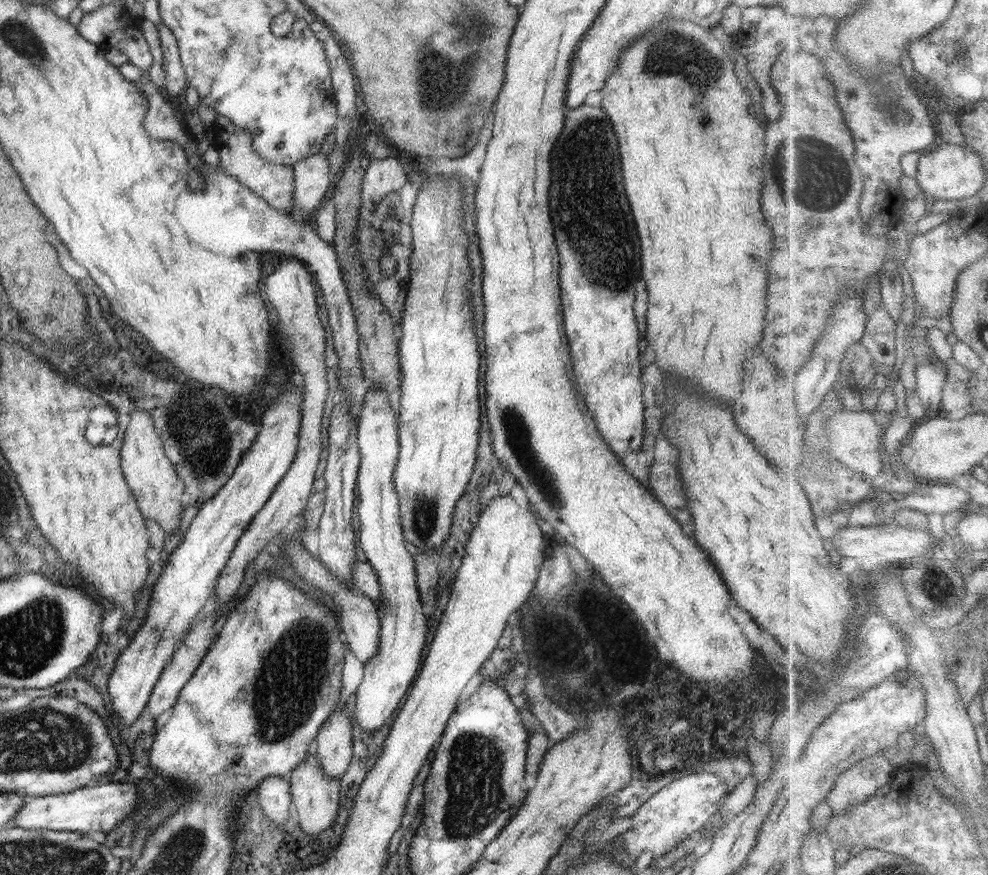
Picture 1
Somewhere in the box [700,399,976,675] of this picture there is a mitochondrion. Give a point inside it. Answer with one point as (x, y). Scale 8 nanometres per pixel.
(940, 585)

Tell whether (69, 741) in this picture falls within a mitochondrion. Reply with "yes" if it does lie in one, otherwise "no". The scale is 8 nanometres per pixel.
yes

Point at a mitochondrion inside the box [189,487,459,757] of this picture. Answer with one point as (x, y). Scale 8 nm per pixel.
(286, 690)

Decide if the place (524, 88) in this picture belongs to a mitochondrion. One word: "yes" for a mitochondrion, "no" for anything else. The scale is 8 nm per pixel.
no

